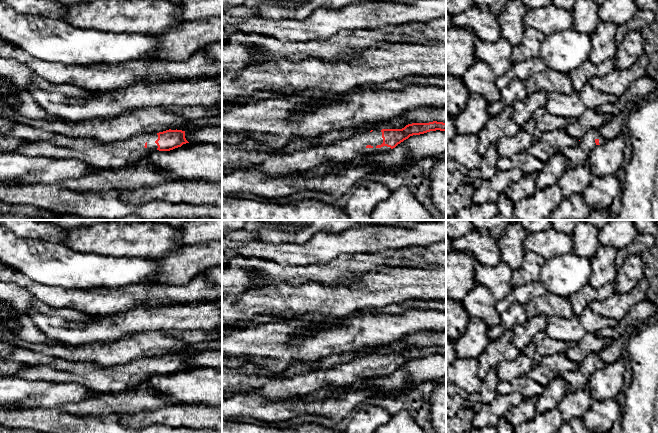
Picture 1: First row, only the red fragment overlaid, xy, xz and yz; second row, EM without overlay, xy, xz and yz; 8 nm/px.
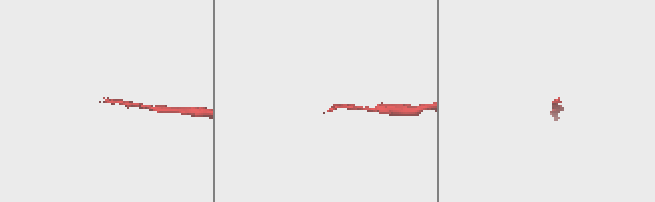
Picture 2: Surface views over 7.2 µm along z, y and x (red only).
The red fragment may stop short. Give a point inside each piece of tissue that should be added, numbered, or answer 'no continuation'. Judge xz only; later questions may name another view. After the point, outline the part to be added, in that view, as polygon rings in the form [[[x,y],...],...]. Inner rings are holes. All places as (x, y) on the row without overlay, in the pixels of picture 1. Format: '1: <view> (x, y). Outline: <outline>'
1: xz (247, 378). Outline: [[[374,353],[354,358],[349,363],[338,364],[330,369],[307,372],[303,375],[282,377],[269,368],[244,364],[236,368],[222,367],[222,392],[232,390],[235,394],[255,393],[269,400],[293,396],[305,396],[327,385],[349,385],[361,378],[390,375],[377,369],[383,367],[382,356]]]

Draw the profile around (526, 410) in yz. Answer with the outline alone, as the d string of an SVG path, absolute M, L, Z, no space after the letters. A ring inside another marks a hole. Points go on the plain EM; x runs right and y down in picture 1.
M538 397L526 398L514 408L511 408L503 417L514 427L523 422L532 420L536 415L536 403Z

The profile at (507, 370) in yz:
M533 343L518 351L514 360L504 359L497 367L497 376L500 381L511 381L514 378L525 376L535 365L536 348Z

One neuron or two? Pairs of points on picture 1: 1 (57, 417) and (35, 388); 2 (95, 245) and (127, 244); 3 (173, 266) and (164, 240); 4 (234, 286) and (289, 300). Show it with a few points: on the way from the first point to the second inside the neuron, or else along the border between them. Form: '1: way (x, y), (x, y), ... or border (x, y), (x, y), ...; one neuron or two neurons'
1: border (28, 408), (66, 411); two neurons
2: way (103, 244), (119, 244); one neuron
3: border (182, 245), (165, 255), (155, 258); two neurons
4: border (268, 284), (250, 285), (240, 293), (232, 296); two neurons

